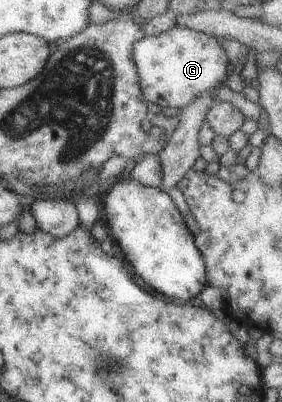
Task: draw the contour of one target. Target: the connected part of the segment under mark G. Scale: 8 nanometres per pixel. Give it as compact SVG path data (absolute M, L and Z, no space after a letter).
M171 26L169 30L145 36L131 46L131 60L137 70L139 90L146 102L161 108L185 108L202 92L213 90L227 78L229 60L217 37L184 26Z

